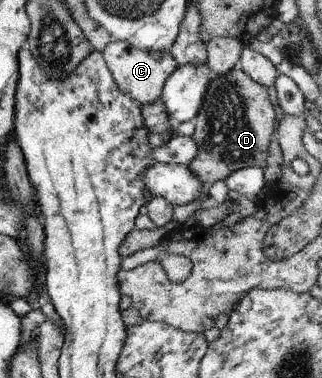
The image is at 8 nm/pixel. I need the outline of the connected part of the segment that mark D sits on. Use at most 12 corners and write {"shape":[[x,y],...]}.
{"shape":[[212,75],[192,121],[206,187],[265,166],[278,126],[266,87]]}

